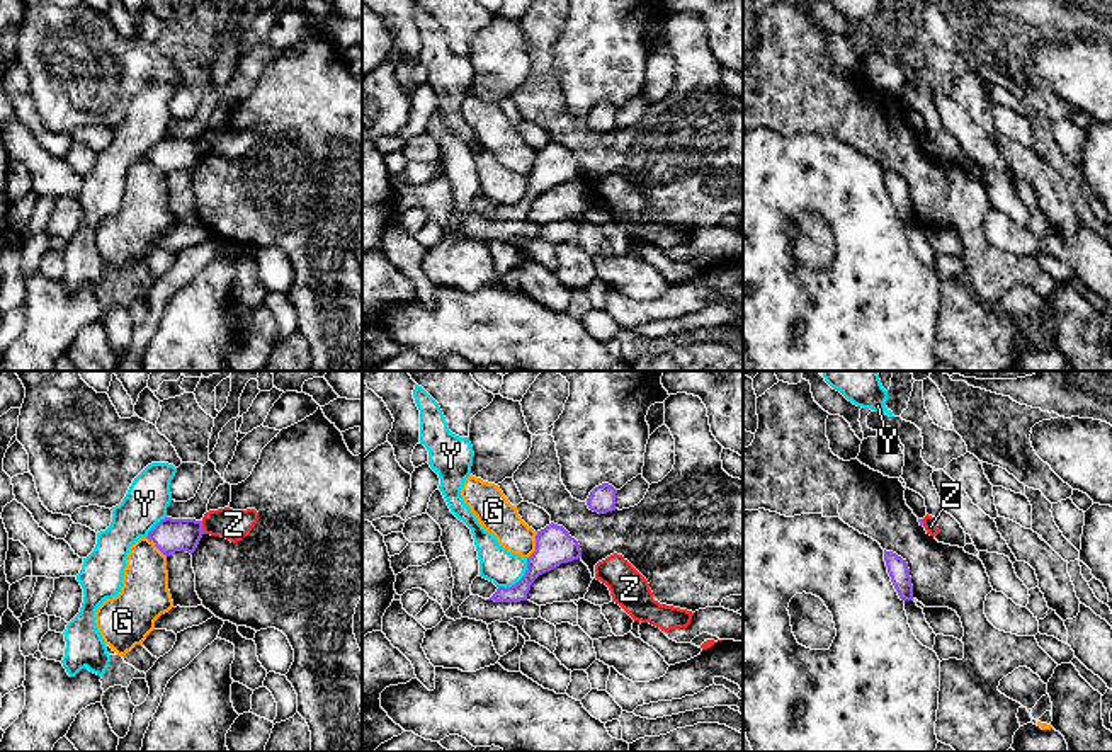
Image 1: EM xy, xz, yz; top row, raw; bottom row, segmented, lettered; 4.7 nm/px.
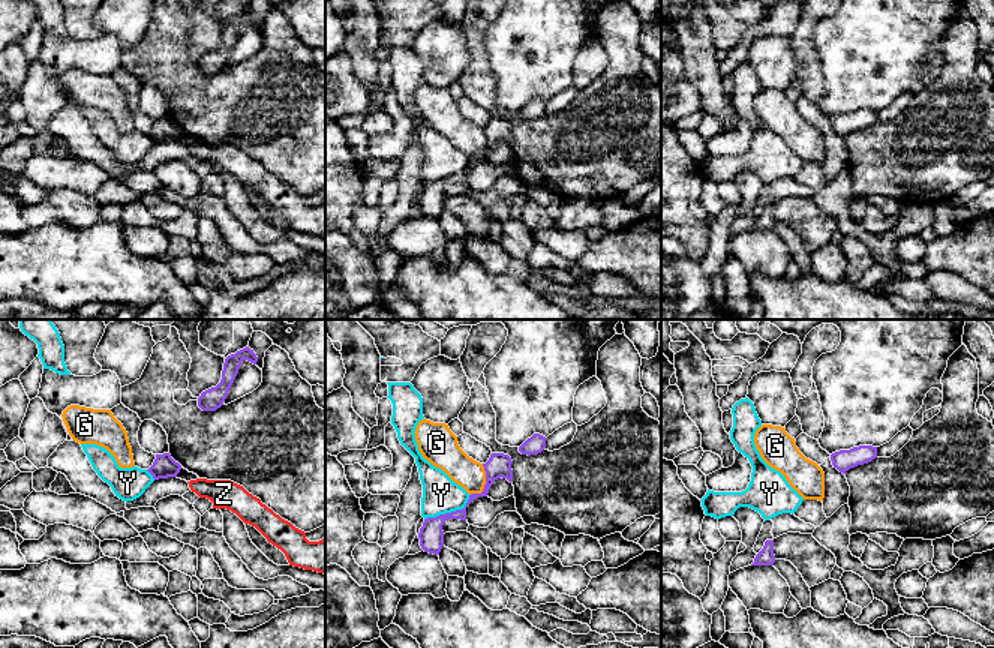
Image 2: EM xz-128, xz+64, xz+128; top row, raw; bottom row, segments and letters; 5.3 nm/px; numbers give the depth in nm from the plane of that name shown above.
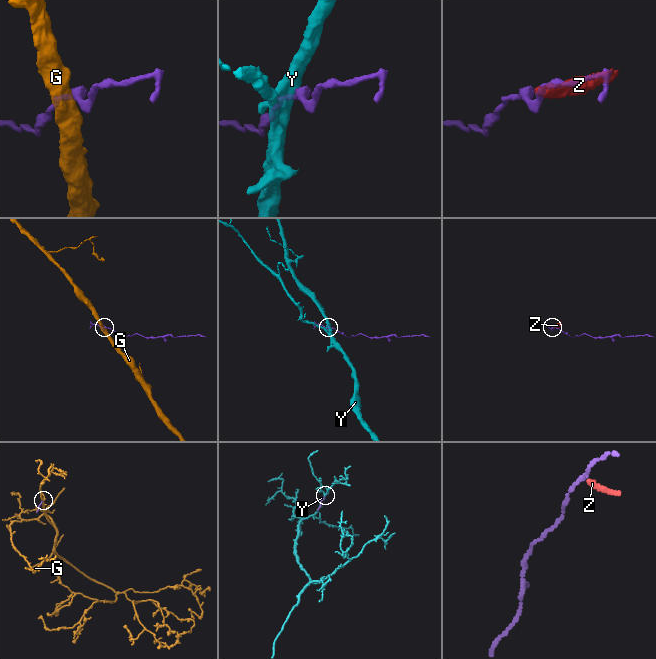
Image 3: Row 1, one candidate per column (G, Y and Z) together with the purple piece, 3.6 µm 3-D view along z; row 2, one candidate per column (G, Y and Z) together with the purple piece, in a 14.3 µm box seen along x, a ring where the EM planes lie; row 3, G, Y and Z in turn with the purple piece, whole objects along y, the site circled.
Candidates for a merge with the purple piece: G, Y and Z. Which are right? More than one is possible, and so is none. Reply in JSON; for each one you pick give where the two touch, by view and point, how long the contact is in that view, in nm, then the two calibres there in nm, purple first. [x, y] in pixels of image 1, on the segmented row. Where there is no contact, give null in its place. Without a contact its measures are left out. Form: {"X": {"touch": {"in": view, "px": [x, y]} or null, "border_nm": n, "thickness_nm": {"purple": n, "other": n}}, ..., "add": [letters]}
{"add": []}

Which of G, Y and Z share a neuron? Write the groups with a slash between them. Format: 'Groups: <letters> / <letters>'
Groups: G / Y / Z

